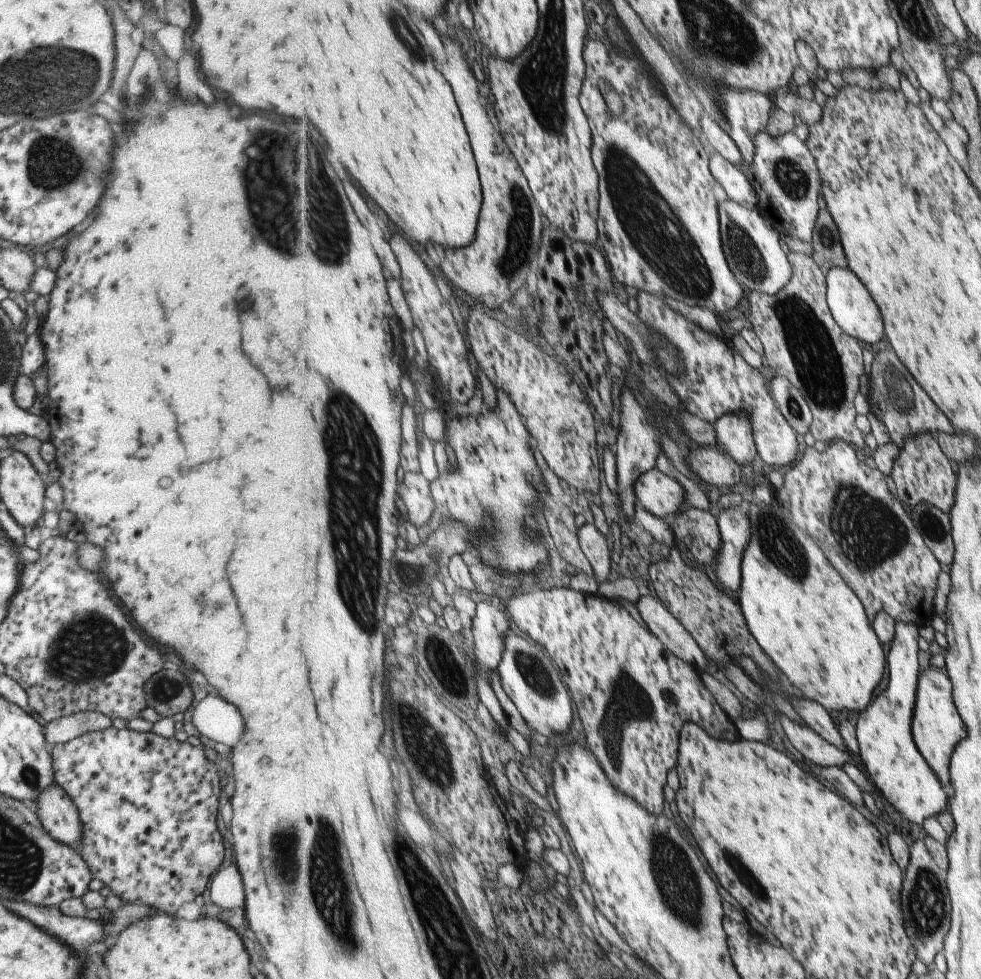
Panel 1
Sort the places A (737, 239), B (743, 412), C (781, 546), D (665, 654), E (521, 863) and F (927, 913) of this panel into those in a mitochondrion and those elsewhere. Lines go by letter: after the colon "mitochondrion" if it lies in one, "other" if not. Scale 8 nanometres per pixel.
A: mitochondrion
B: other
C: mitochondrion
D: other
E: other
F: mitochondrion

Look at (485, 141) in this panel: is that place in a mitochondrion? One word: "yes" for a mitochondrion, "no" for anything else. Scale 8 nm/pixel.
no

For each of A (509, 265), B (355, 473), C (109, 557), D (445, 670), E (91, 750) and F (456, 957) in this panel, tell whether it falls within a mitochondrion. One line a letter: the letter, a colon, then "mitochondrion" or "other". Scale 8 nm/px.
A: mitochondrion
B: mitochondrion
C: other
D: mitochondrion
E: other
F: mitochondrion

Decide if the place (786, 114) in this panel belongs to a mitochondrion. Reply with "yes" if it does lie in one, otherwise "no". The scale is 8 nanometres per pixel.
no

